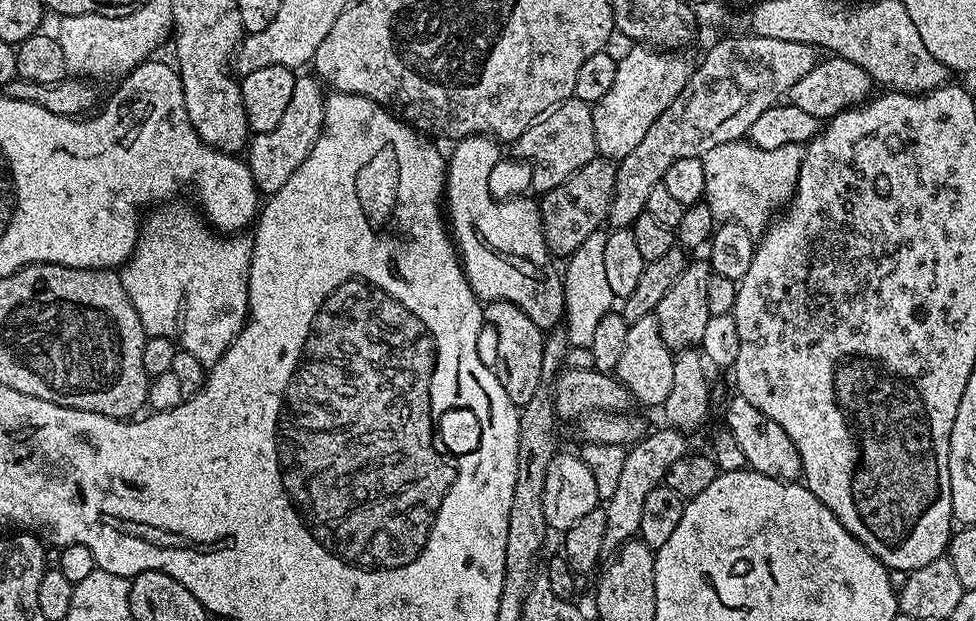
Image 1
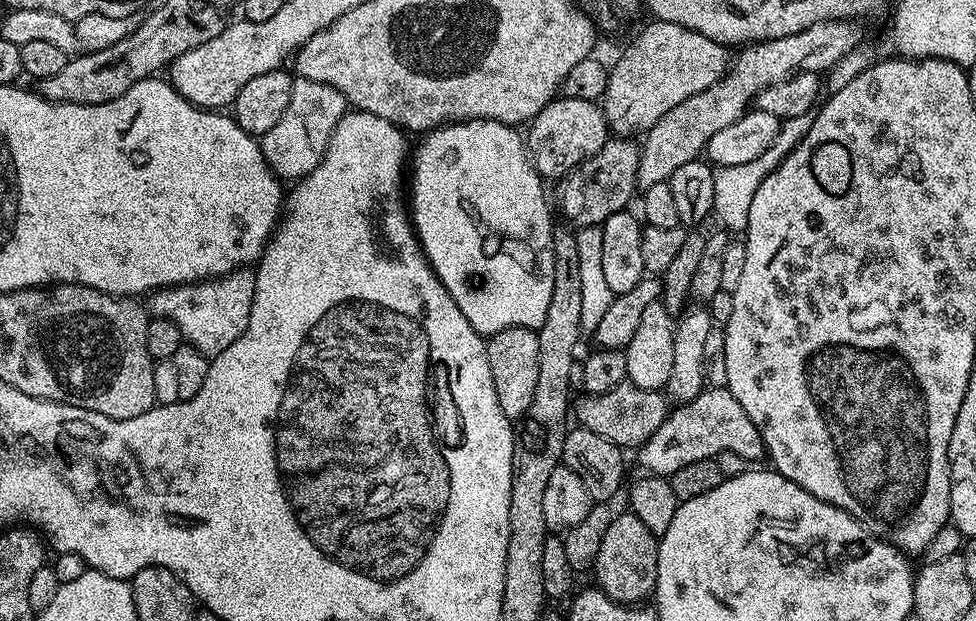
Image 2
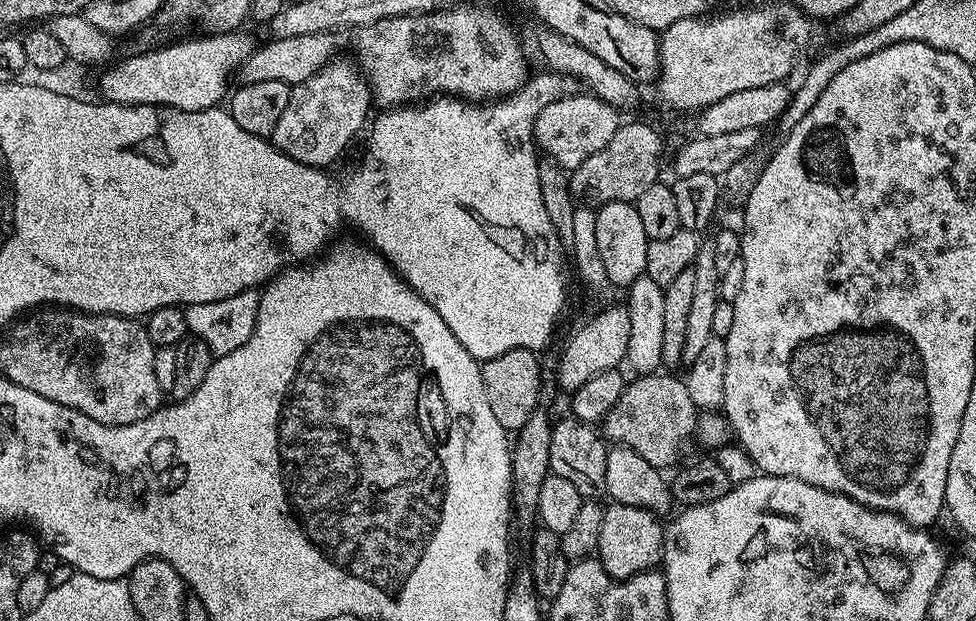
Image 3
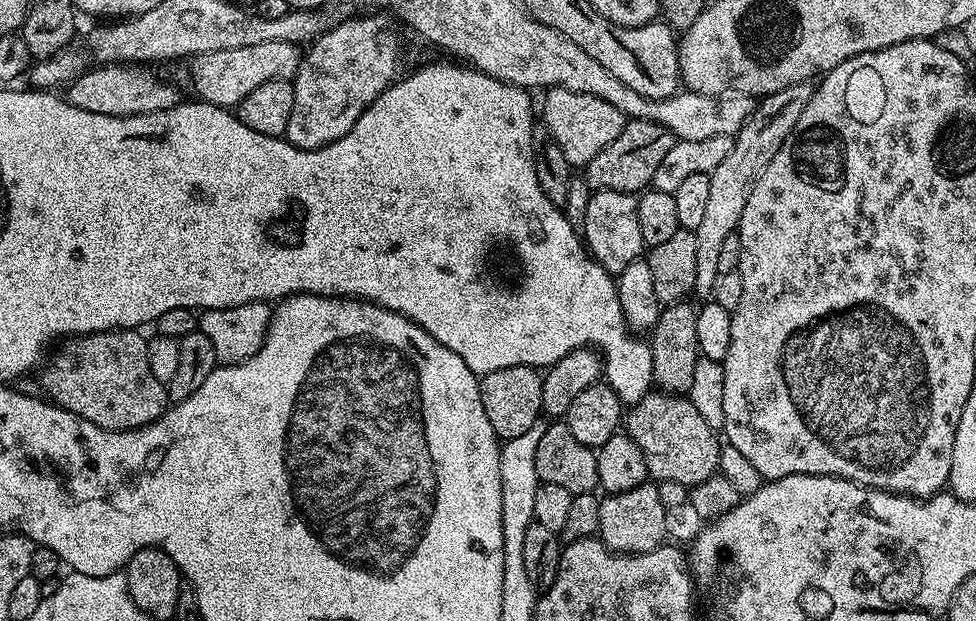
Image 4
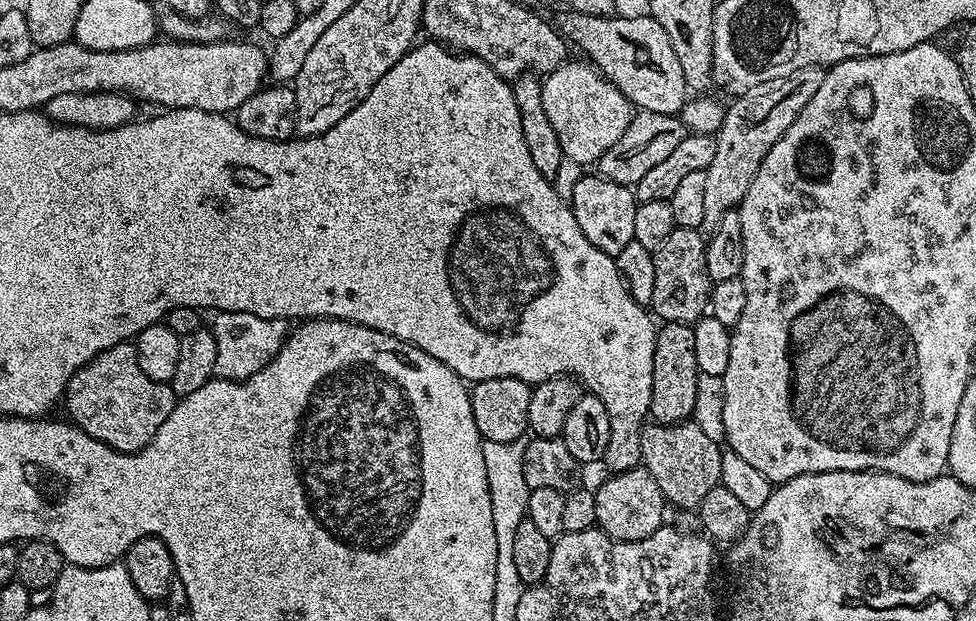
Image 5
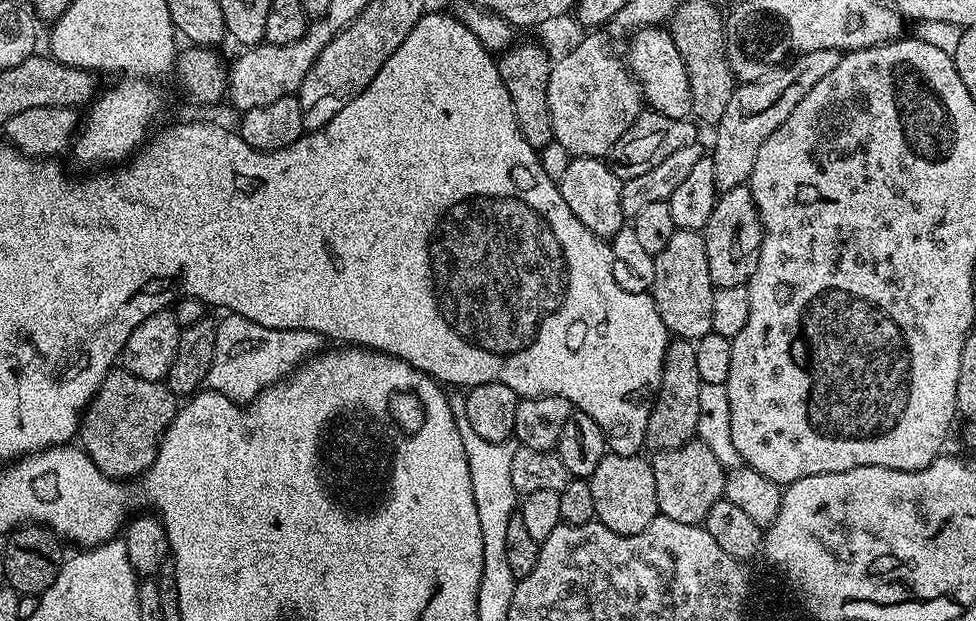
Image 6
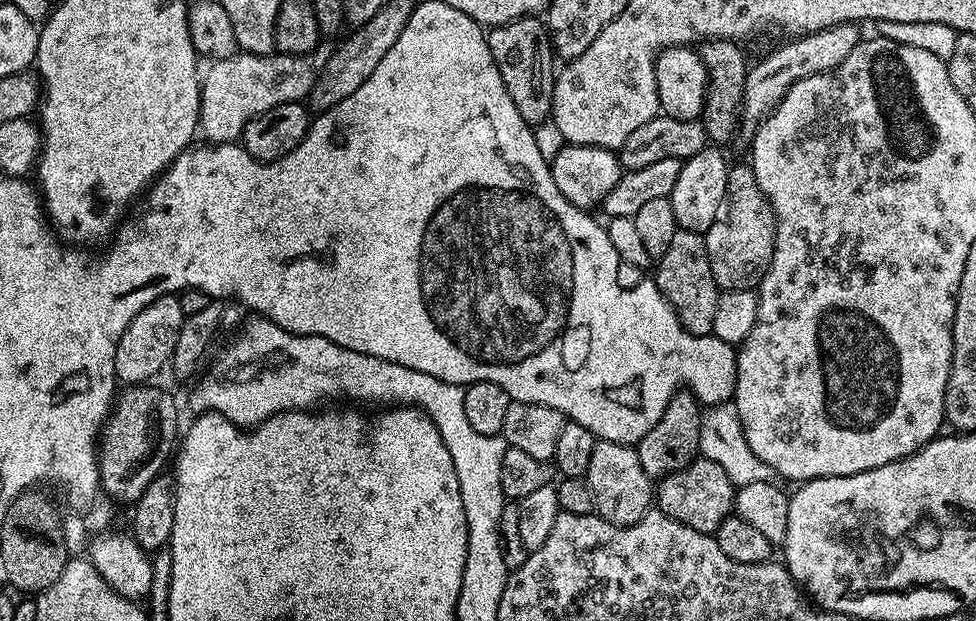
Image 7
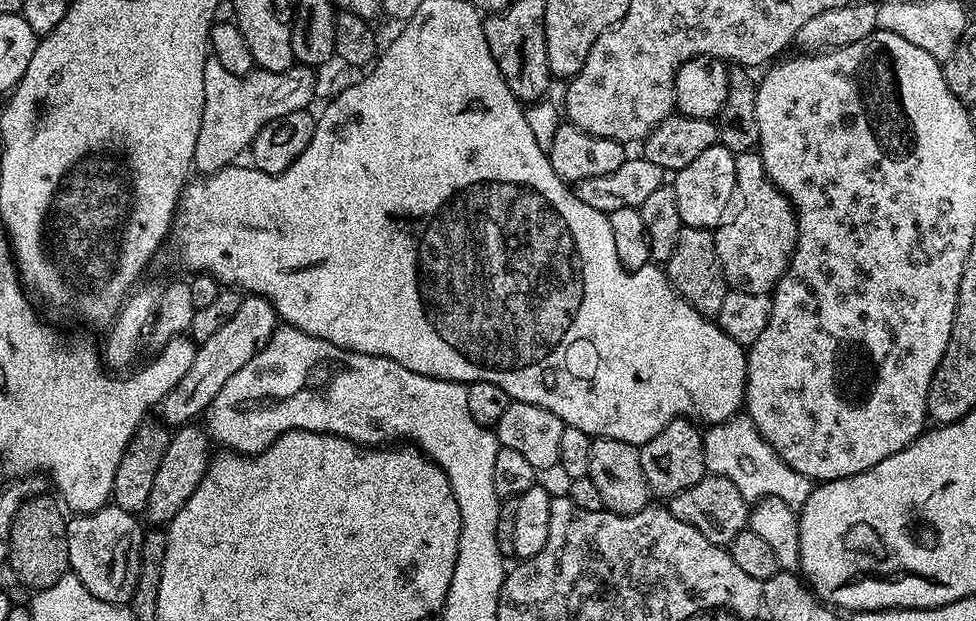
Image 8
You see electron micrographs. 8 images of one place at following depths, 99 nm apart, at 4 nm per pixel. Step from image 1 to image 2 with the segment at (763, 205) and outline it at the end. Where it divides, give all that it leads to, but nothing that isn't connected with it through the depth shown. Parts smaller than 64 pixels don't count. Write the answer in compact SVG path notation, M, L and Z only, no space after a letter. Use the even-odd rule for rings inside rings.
M808 112L797 117L785 119L780 126L780 132L774 138L774 146L762 154L762 158L754 158L754 162L746 162L742 166L726 166L725 168L716 168L714 178L714 216L720 219L725 229L729 233L743 233L748 227L748 211L750 202L754 202L754 190L762 186L762 182L775 170L783 160L795 150L802 138L810 130L812 125L813 113Z

